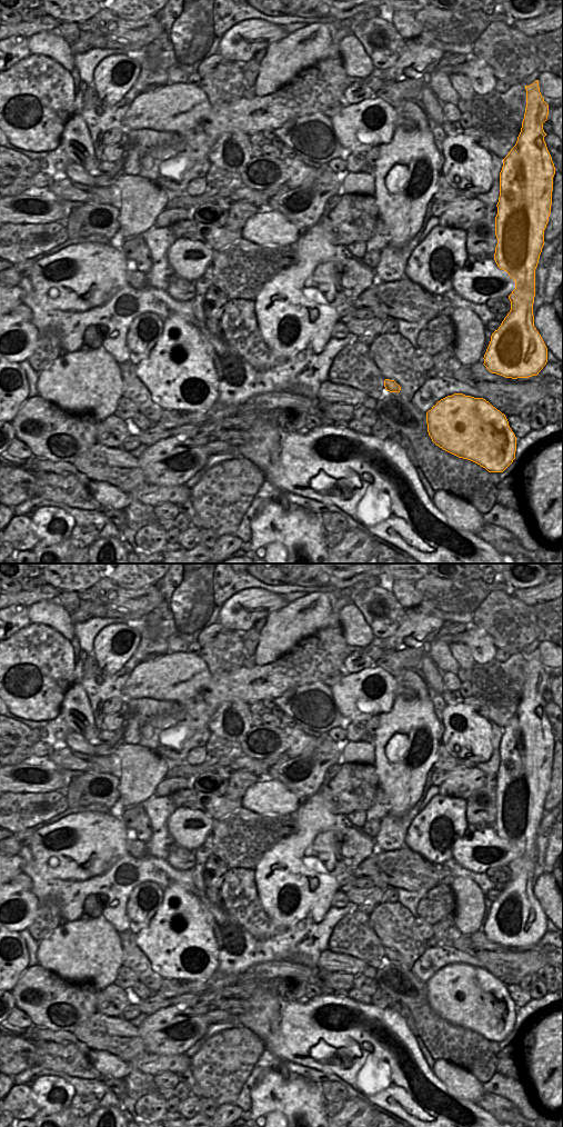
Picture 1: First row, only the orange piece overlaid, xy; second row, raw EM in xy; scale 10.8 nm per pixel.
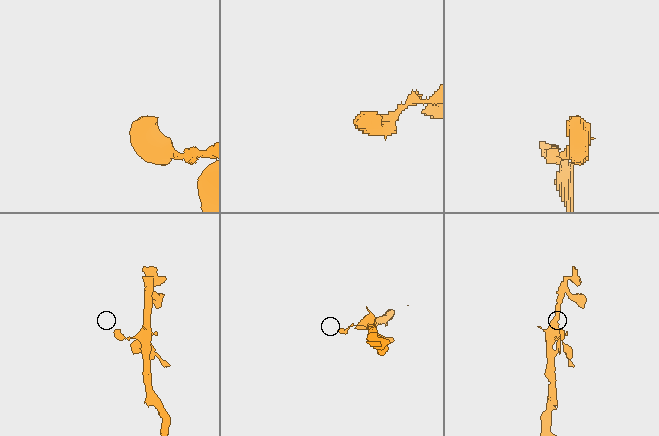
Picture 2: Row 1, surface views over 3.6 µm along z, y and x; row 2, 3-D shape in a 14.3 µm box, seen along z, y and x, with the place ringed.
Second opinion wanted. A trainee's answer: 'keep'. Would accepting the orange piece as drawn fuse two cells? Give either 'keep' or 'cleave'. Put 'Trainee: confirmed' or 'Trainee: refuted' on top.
Trainee: confirmed
keep

